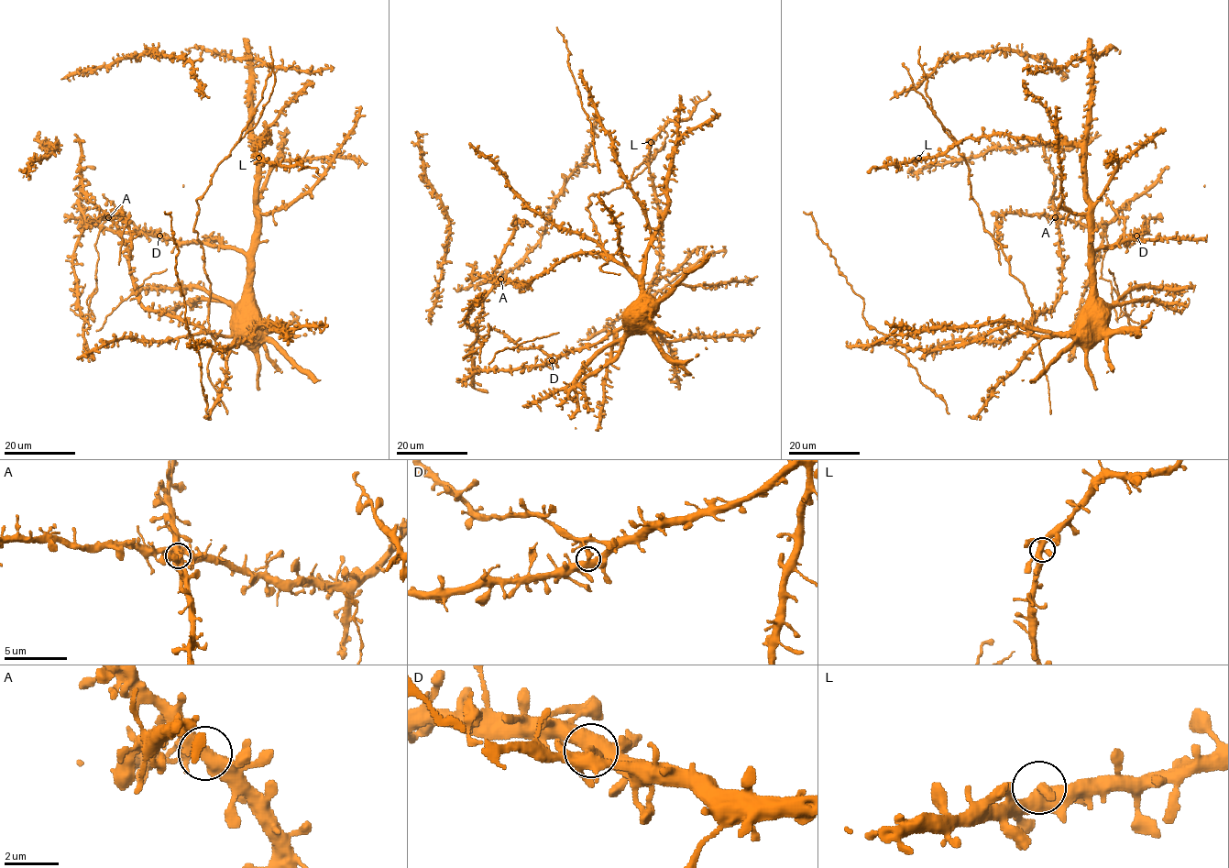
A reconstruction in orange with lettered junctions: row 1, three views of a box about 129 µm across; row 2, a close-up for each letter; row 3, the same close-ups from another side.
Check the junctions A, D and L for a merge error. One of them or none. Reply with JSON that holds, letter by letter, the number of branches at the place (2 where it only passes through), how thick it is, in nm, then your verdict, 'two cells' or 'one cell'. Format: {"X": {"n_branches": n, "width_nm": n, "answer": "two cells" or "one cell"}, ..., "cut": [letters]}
{"A": {"n_branches": 4, "width_nm": 440, "answer": "two cells"}, "D": {"n_branches": 4, "width_nm": 480, "answer": "one cell"}, "L": {"n_branches": 4, "width_nm": 440, "answer": "one cell"}, "cut": ["A"]}

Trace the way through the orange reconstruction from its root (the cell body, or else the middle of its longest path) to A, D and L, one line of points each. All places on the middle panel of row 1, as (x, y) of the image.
A: (646, 302), (637, 280), (623, 266), (597, 254), (571, 255), (543, 270), (526, 286), (501, 280)
D: (646, 302), (641, 314), (599, 341), (568, 349), (552, 360)
L: (646, 302), (644, 315), (650, 313), (647, 294), (659, 261), (661, 230), (650, 171), (651, 142)

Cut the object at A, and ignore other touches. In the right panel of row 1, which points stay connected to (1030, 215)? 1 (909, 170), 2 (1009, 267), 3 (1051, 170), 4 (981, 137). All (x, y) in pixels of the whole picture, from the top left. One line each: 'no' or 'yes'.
1: yes
2: no
3: yes
4: no

